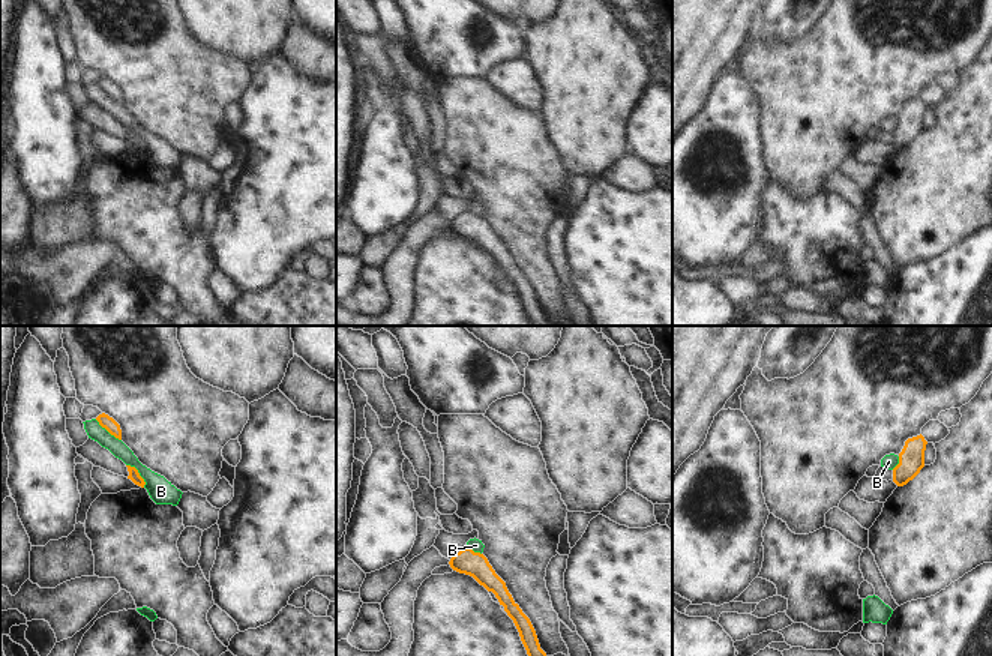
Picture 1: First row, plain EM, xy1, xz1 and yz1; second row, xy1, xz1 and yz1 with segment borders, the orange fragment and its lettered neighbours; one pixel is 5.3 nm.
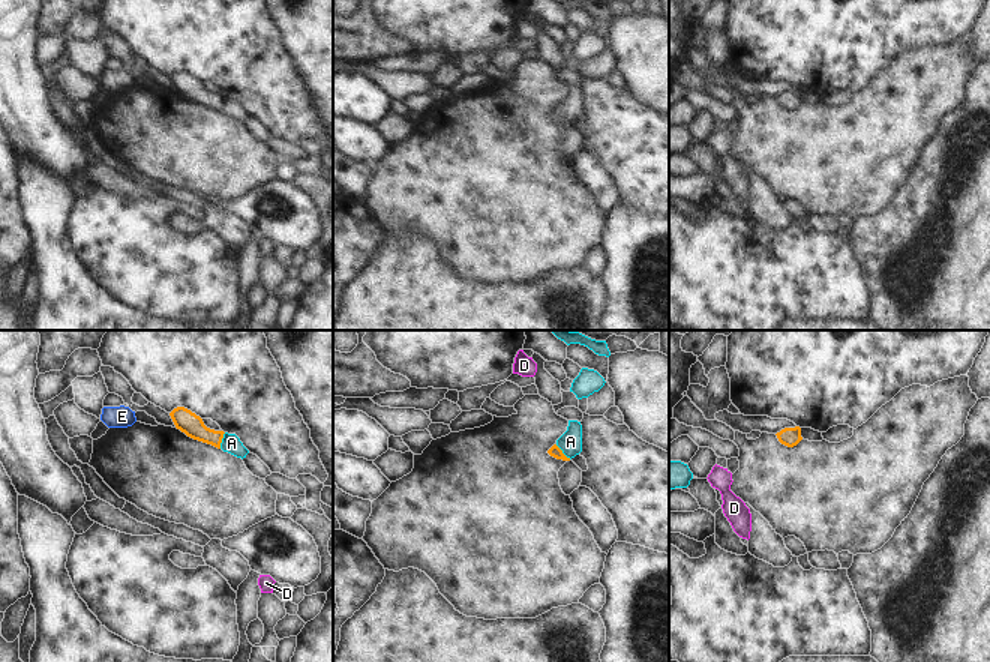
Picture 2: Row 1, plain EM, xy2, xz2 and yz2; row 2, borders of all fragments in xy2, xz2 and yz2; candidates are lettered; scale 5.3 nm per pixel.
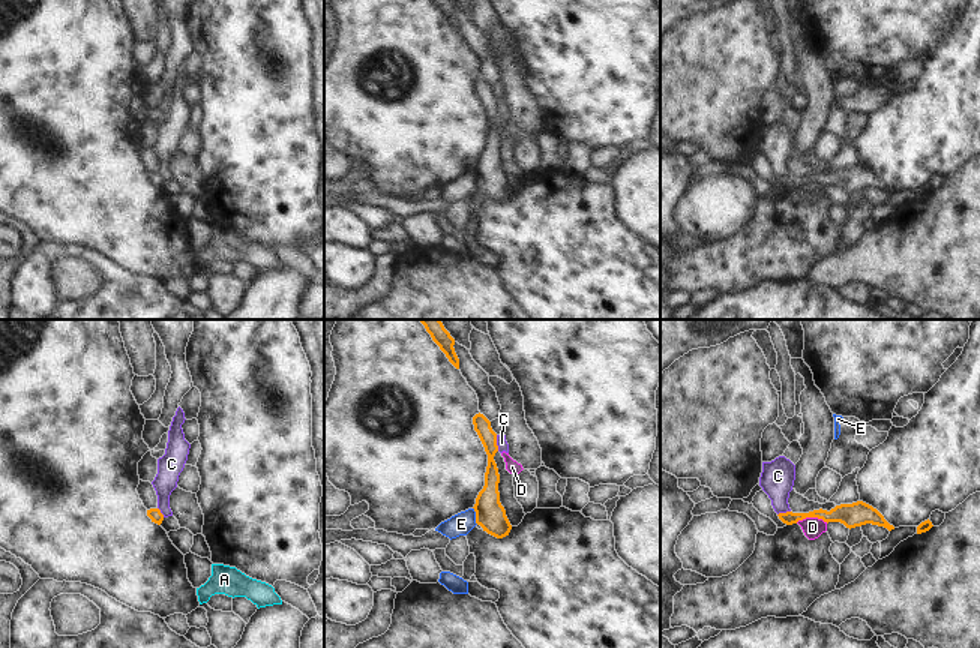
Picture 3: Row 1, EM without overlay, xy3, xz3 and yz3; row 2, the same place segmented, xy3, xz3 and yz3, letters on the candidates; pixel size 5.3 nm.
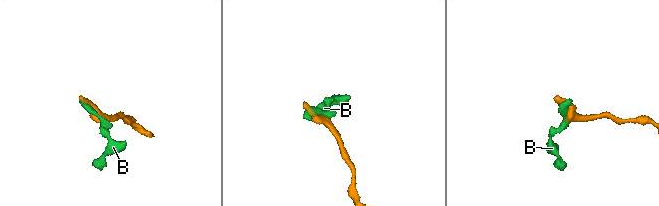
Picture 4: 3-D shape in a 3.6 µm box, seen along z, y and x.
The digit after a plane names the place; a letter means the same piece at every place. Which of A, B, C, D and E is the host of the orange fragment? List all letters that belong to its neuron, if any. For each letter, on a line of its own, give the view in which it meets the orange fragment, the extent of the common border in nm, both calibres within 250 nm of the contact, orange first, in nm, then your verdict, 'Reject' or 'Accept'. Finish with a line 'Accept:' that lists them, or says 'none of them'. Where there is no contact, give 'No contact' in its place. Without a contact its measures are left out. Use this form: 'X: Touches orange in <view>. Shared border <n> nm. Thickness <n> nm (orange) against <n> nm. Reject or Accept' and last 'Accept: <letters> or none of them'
A: Touches orange in xy2. Shared border 90 nm. Thickness 120 nm (orange) against 100 nm. Accept
B: Touches orange in xy1. Shared border 160 nm. Thickness 60 nm (orange) against 140 nm. Reject
C: Touches orange in xz3. Shared border 90 nm. Thickness 90 nm (orange) against 60 nm. Reject
D: Touches orange in yz3. Shared border 180 nm. Thickness 130 nm (orange) against 110 nm. Reject
E: Touches orange in xz3. Shared border 100 nm. Thickness 160 nm (orange) against 120 nm. Reject
Accept: A

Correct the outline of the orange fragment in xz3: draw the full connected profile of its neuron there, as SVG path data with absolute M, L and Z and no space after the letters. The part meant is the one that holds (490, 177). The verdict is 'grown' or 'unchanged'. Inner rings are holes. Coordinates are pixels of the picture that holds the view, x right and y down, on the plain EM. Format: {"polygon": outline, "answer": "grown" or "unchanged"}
{"polygon": "M480 76L473 81L473 88L488 118L485 150L479 156L473 171L476 176L476 188L480 189L488 198L503 202L509 200L512 189L506 180L504 171L500 166L500 138L494 124L494 120L498 116L497 98L492 94L491 86Z", "answer": "unchanged"}

